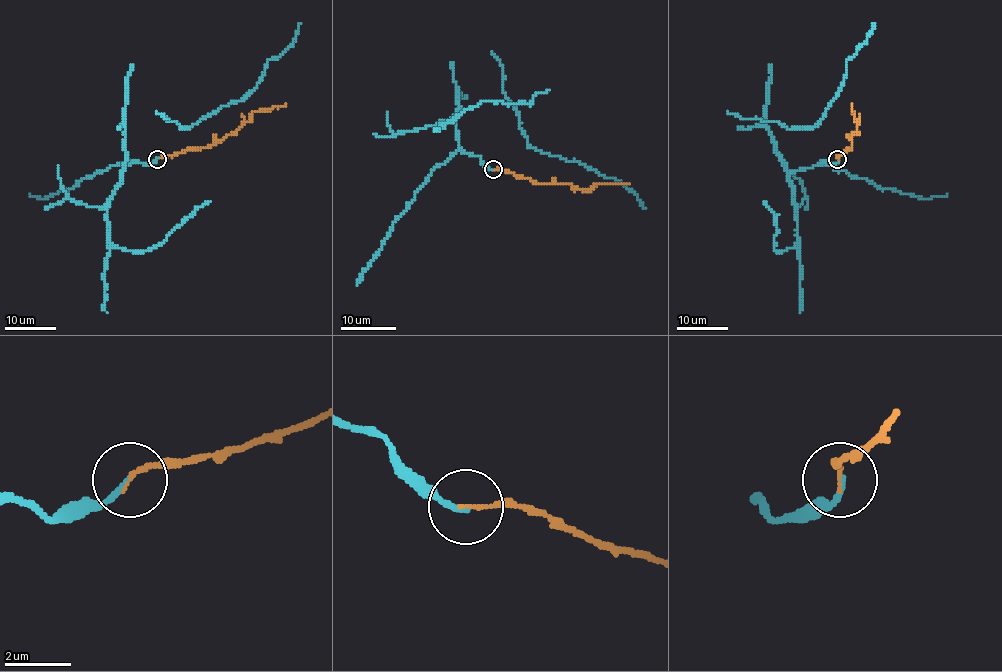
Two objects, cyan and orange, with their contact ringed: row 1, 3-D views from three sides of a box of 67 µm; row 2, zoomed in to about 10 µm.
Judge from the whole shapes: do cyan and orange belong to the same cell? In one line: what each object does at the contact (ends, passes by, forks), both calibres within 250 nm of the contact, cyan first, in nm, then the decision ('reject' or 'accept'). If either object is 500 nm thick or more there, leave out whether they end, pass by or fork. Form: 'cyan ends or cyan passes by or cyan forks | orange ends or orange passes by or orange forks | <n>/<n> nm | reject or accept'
cyan ends | orange ends | 170/120 nm | accept

